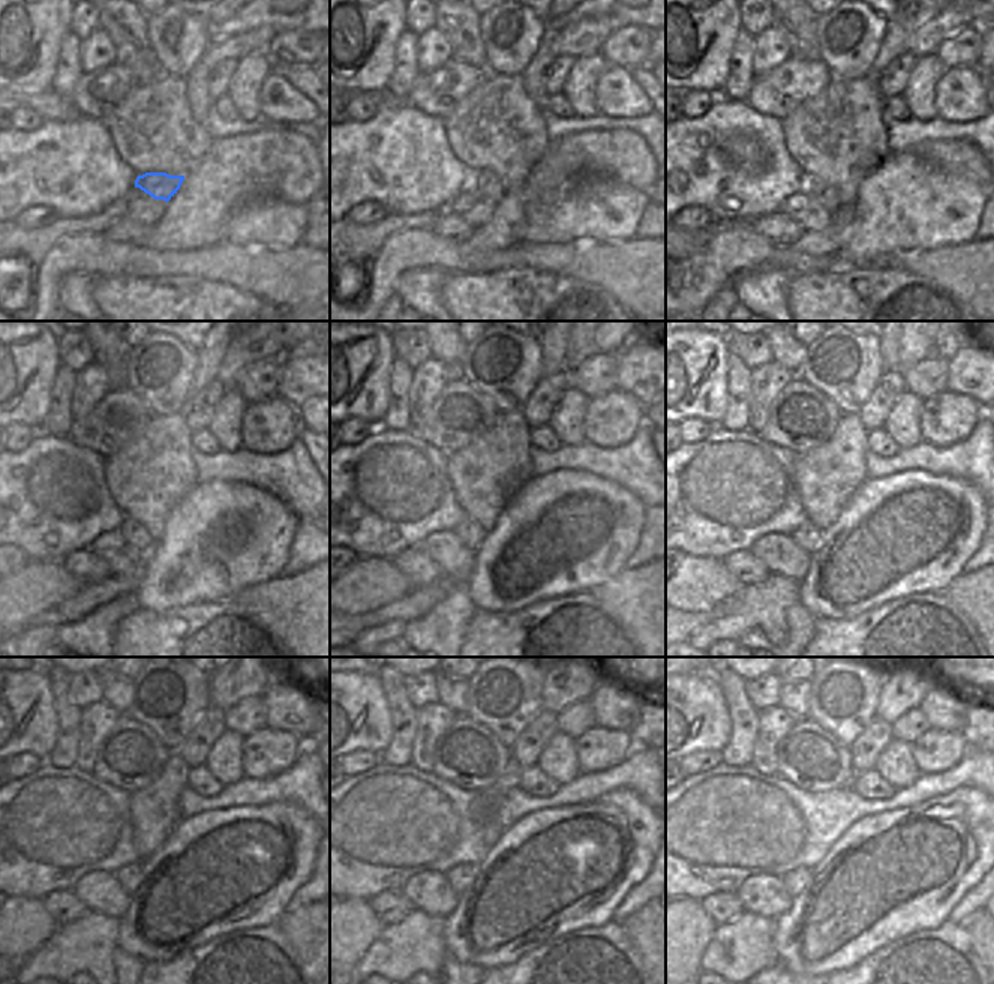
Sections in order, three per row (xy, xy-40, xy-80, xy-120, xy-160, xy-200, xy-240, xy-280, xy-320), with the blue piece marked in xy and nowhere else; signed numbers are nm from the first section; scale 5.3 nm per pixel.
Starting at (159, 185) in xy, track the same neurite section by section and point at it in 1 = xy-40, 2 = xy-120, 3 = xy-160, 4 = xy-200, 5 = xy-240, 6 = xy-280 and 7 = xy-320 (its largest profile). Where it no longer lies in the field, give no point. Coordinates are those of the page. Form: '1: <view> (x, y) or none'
1: xy-40 (488, 183)
2: xy-120 (135, 533)
3: xy-160 (470, 533)
4: xy-200 (807, 536)
5: xy-240 (129, 876)
6: xy-280 (461, 878)
7: xy-320 (796, 879)

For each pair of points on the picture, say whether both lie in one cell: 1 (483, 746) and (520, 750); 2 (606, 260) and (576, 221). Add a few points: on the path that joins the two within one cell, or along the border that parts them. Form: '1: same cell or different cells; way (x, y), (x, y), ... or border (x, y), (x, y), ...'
1: different cells; border (508, 749), (513, 759)
2: different cells; border (627, 240), (568, 240), (558, 245)

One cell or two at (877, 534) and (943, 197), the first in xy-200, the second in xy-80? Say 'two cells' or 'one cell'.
one cell

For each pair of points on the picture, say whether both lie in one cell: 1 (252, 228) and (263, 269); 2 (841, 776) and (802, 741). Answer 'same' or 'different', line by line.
1: different
2: same

